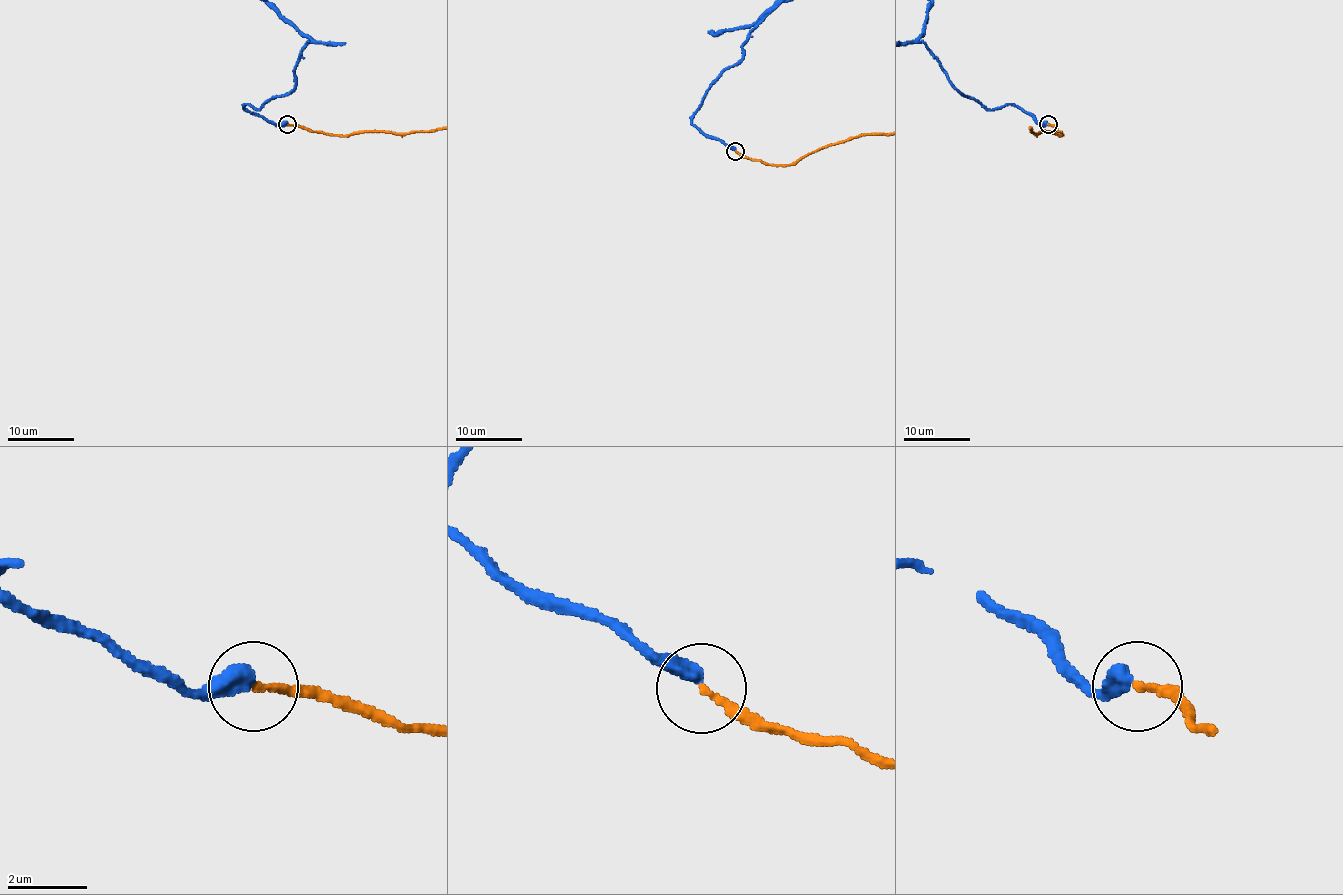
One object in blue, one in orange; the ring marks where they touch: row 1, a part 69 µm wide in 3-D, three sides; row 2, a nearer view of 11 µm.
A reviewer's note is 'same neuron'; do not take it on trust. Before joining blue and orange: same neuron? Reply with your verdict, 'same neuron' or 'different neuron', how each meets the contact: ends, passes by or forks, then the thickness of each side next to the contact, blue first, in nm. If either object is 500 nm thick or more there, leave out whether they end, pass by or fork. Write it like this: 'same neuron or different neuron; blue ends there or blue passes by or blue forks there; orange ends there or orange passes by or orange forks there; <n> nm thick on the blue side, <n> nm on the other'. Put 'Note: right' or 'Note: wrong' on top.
Note: wrong
different neuron; blue ends there; orange ends there; 440 nm thick on the blue side, 180 nm on the other

